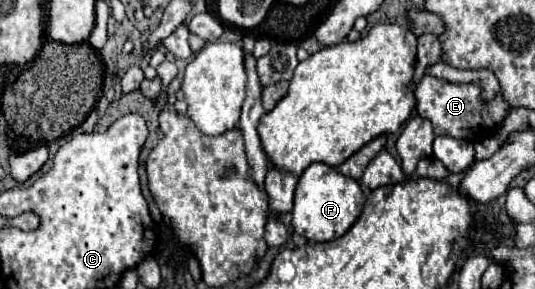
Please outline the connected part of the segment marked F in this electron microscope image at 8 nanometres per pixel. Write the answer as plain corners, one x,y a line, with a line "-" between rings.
315,162
301,176
295,188
293,228
311,242
329,242
343,236
359,218
365,198
357,180
339,174
335,168

